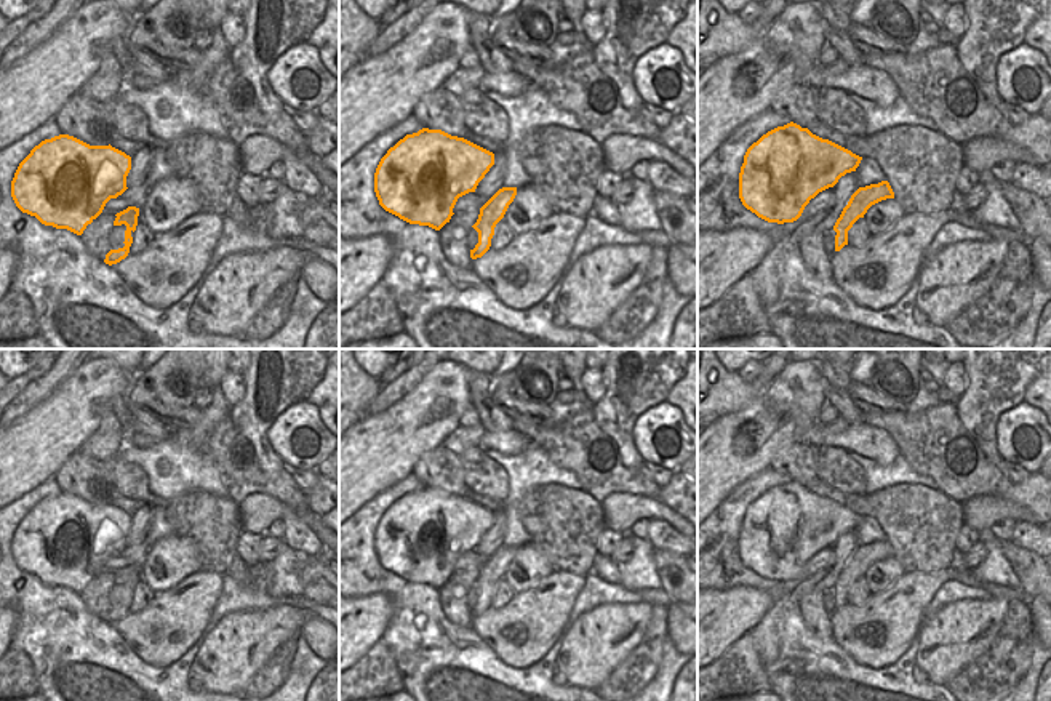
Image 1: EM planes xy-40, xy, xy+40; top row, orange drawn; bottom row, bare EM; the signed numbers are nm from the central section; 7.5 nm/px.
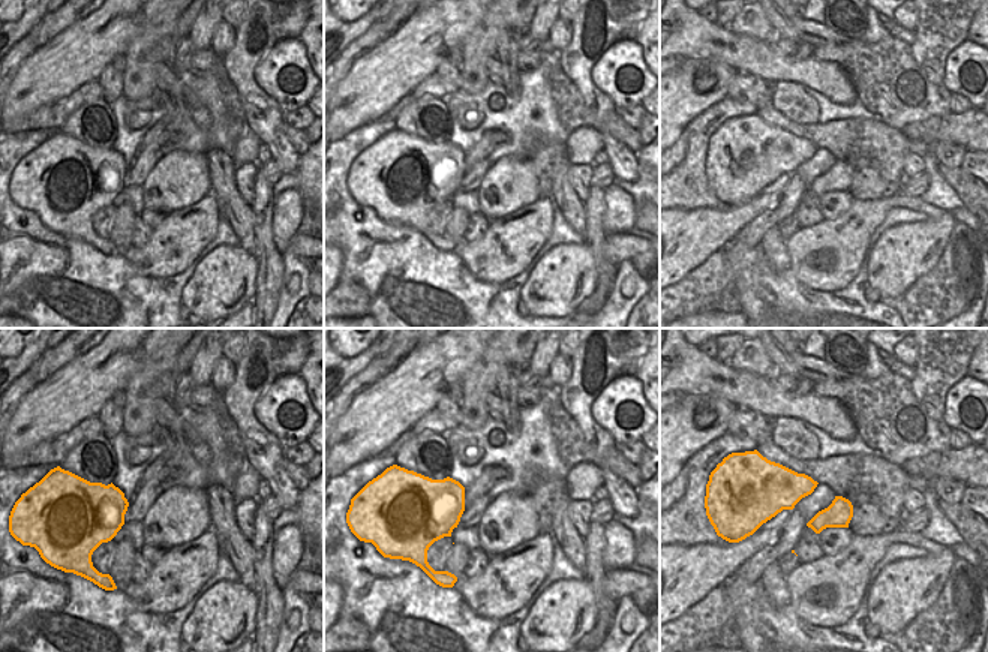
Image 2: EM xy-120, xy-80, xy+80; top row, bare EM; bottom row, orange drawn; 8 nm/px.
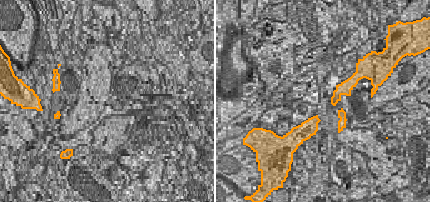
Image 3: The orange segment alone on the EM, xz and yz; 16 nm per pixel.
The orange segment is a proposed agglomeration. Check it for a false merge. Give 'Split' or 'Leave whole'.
Leave whole

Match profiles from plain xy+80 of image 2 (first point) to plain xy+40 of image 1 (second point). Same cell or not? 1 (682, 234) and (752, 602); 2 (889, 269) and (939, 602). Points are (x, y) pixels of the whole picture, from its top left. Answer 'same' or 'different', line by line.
1: same
2: different

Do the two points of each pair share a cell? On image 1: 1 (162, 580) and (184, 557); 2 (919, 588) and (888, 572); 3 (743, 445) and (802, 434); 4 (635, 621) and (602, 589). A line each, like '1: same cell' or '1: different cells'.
1: same cell
2: different cells
3: different cells
4: different cells

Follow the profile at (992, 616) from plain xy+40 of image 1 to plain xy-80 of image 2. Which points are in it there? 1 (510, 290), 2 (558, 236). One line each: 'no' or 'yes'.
1: no
2: no

